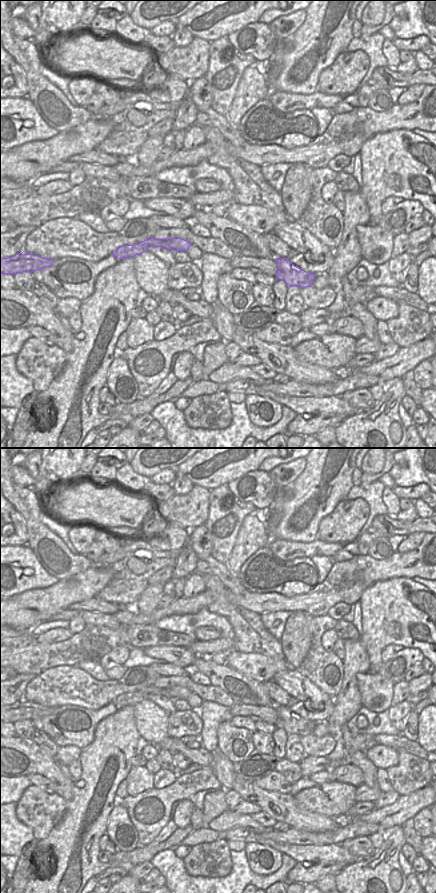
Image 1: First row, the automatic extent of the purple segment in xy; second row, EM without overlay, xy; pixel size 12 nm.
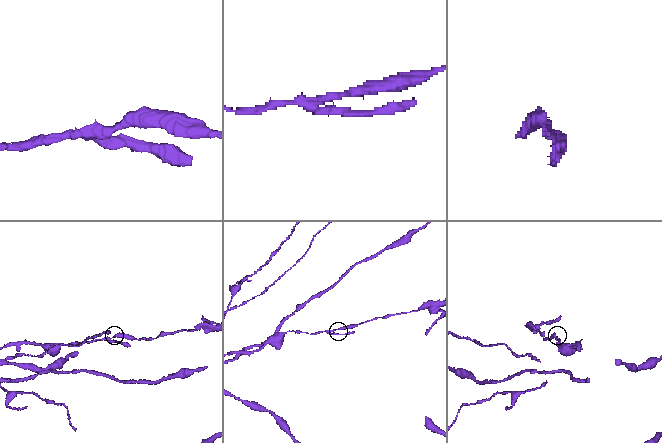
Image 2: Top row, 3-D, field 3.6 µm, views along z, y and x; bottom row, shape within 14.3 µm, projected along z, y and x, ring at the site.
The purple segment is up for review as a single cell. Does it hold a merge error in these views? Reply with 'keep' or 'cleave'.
cleave

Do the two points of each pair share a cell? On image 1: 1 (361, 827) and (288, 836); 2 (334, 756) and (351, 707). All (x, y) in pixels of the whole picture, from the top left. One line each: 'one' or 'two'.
1: one
2: two

